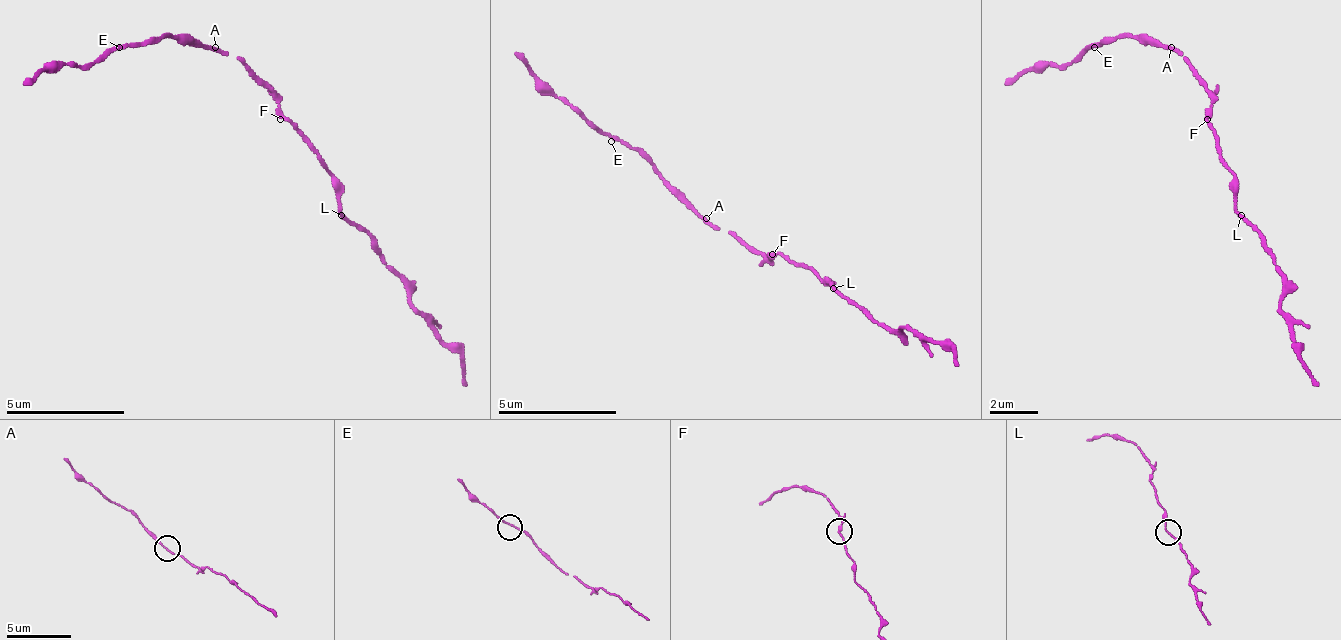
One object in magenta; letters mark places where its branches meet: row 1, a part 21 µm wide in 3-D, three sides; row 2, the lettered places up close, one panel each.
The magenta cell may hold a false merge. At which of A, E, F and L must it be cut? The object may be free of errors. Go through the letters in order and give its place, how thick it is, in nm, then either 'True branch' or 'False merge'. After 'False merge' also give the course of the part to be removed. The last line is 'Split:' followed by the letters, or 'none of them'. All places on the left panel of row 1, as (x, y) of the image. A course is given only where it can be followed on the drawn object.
A: Place: (215, 47). Thickness 140 nm. True branch
E: Place: (119, 47). Thickness 140 nm. True branch
F: Place: (280, 119). Thickness 160 nm. True branch
L: Place: (341, 215). Thickness 120 nm. True branch
Split: none of them

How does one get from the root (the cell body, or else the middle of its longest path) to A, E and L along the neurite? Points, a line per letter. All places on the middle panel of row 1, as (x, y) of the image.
A: (772, 260), (760, 260), (730, 230), (718, 230), (706, 218)
E: (772, 260), (760, 260), (730, 230), (718, 230), (635, 147), (629, 147), (623, 141), (611, 141)
L: (772, 260), (778, 254), (796, 266), (807, 266), (825, 284), (831, 284), (831, 290)

